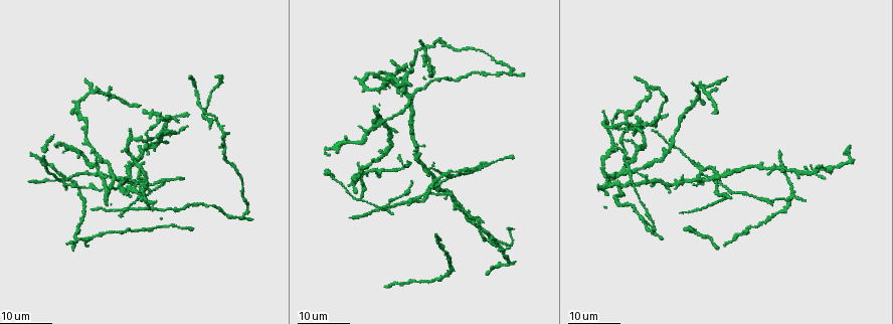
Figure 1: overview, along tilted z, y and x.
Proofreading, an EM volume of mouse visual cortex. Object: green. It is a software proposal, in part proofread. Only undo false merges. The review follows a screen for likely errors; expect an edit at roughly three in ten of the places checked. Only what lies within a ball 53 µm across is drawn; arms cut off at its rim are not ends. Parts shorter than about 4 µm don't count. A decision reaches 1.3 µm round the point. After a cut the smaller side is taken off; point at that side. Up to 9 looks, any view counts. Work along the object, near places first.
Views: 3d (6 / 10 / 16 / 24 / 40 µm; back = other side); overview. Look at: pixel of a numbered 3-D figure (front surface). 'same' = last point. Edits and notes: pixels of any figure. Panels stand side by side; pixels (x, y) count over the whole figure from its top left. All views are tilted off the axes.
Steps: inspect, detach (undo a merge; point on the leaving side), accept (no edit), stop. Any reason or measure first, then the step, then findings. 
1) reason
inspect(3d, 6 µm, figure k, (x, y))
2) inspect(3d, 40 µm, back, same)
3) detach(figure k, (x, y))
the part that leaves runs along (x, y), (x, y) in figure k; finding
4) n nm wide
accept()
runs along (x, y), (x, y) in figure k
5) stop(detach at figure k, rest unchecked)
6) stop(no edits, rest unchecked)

thin arm on a thick one
inspect(3d, 16 µm, figure 1, (505, 249))

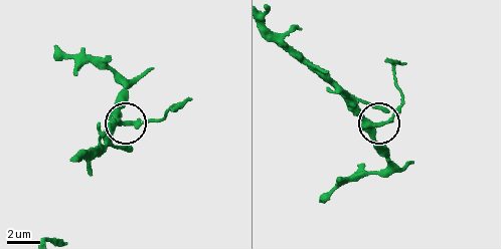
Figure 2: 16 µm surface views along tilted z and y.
closer look
inspect(3d, 10 µm, same)

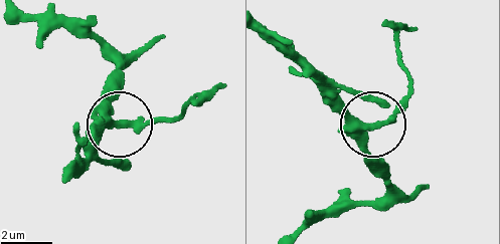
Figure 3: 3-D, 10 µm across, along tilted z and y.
side arm 6 µm
accept()
runs along (75, 161), (94, 151), (114, 125), (180, 118) in figure 3; continuous, no second neuron

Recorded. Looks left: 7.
thin arm on a thick one
inspect(3d, 24 µm, figure 1, (383, 208))

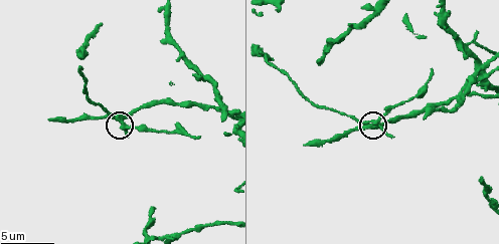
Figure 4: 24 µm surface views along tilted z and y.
inspect(3d, 10 µm, figure 4, (369, 121))

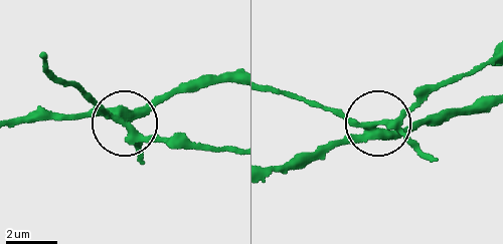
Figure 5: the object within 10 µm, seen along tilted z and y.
330 nm wide
detach(figure 5, (408, 141))
the part that leaves runs along (368, 129), (269, 90) in figure 5; two neurons meet here

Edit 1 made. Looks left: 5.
thick turns thin
inspect(3d, 16 µm, figure 1, (772, 202))

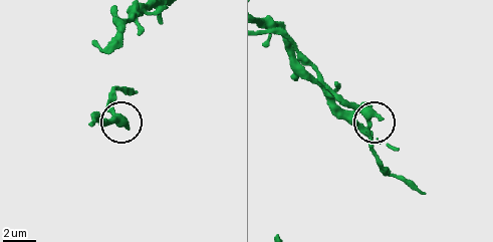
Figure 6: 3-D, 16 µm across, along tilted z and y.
inspect(3d, 6 µm, figure 6, (368, 123))

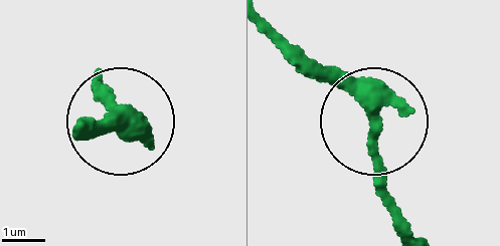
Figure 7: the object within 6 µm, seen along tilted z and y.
accept()
runs along (270, 21), (375, 121), (372, 172), (391, 219) in figure 7; one neuron here

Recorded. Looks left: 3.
three arms meet
inspect(3d, 16 µm, figure 1, (440, 184))

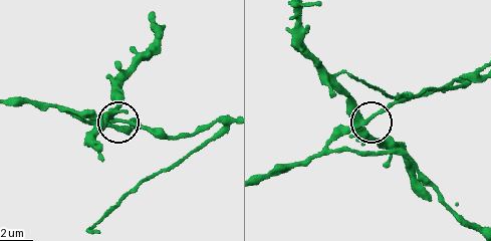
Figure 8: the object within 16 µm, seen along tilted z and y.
zoom in
inspect(3d, 10 µm, figure 8, (118, 119))

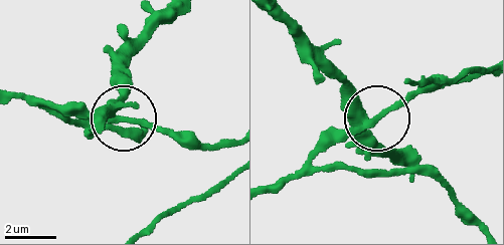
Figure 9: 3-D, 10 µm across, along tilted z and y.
180 nm wide
accept()
runs along (97, 129), (121, 93), (115, 121), (65, 111) in figure 9; all the same neuron

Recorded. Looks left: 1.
stop(detach at figure 5, rest unchecked)

